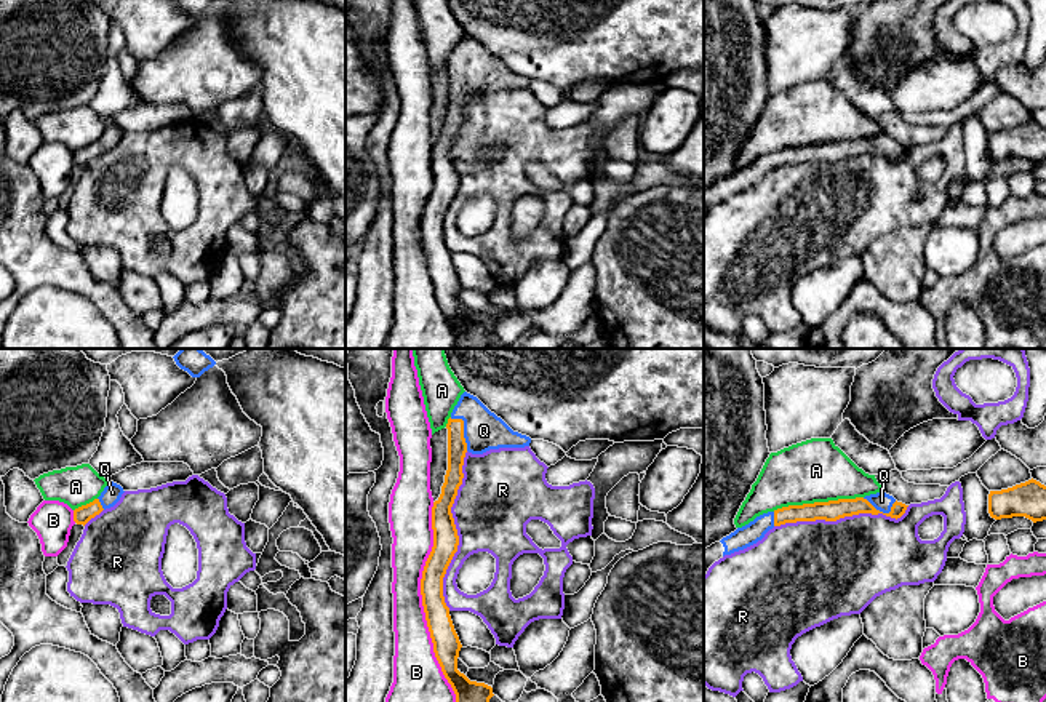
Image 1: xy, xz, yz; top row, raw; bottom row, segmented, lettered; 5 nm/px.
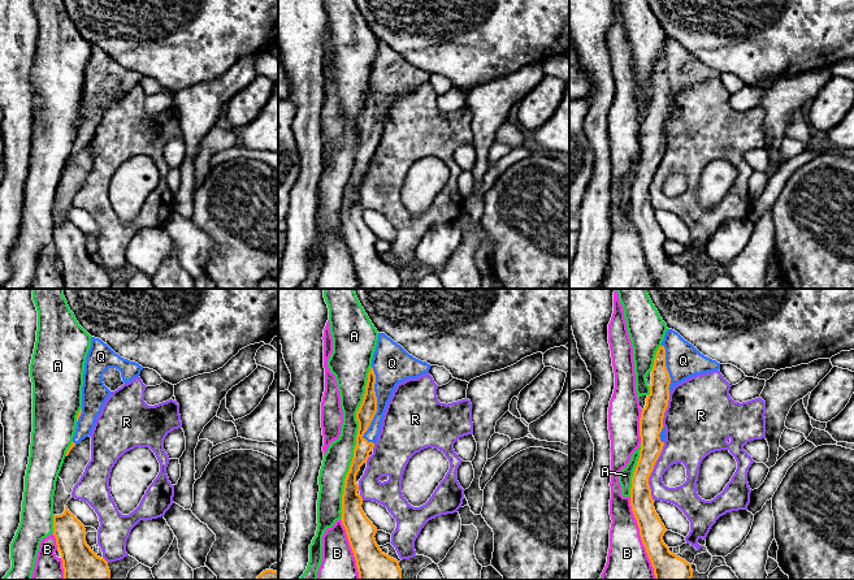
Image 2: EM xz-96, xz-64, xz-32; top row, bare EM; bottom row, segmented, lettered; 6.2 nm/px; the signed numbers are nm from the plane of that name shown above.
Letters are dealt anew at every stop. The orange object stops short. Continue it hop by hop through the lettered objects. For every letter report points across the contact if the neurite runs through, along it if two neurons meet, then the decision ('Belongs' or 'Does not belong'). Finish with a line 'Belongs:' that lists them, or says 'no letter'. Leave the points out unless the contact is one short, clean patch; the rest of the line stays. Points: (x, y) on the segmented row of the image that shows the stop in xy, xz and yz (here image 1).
A: Does not belong
B: Does not belong
Q: Belongs
R: Does not belong
Belongs: Q

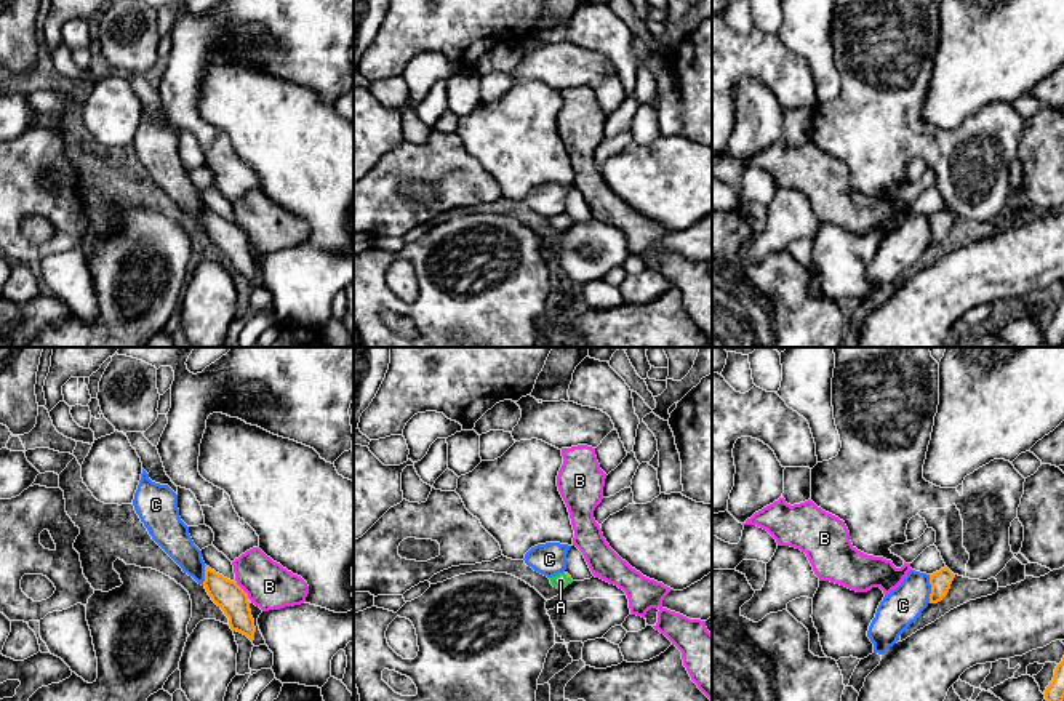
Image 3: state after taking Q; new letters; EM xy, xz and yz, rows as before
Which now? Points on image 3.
A: Path across: xz (565, 573), (567, 575), (560, 581). Belongs
B: Boundary: xy (236, 583), (248, 597). Does not belong
C: Does not belong
Belongs: A

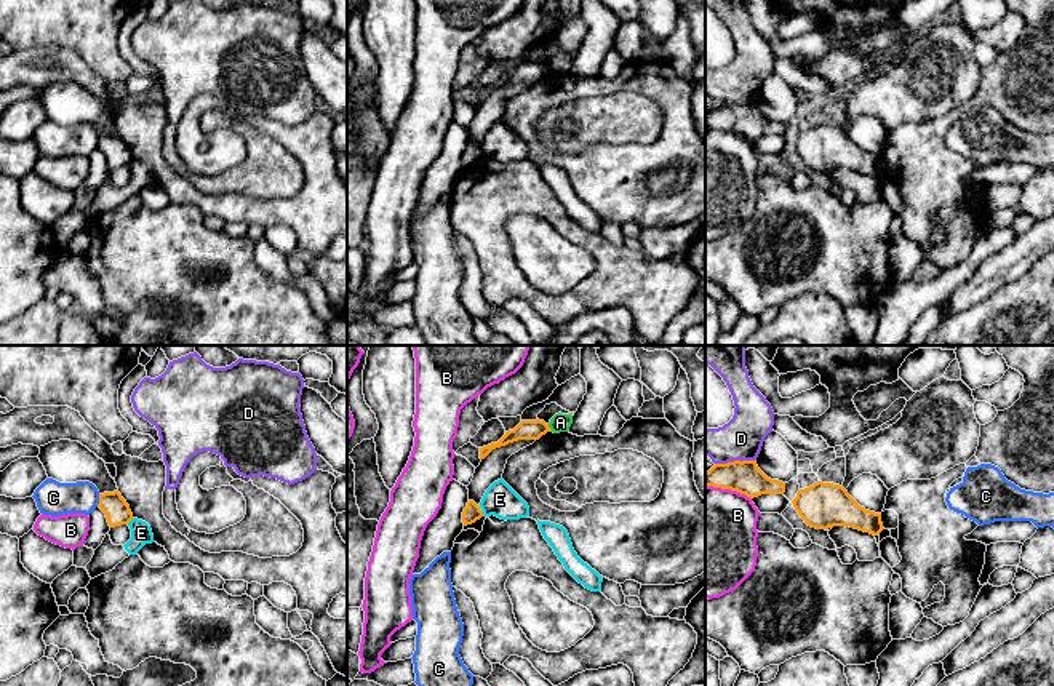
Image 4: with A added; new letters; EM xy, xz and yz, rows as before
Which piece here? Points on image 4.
A: Boundary: xz (547, 424), (550, 429). Does not belong
B: Does not belong
C: Does not belong
D: Does not belong
E: Boundary: xy (133, 518), (127, 523). Does not belong
Belongs: no letter

